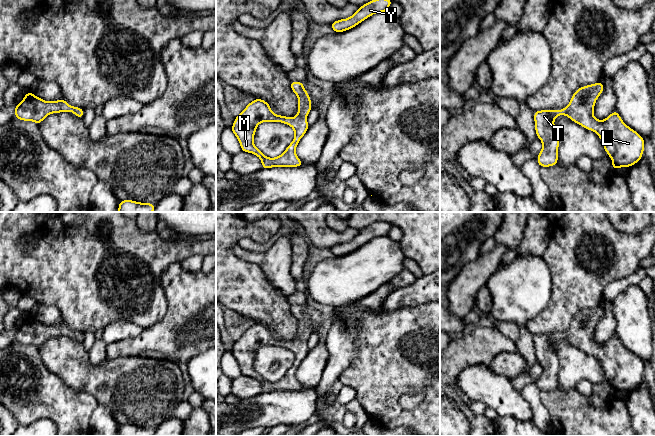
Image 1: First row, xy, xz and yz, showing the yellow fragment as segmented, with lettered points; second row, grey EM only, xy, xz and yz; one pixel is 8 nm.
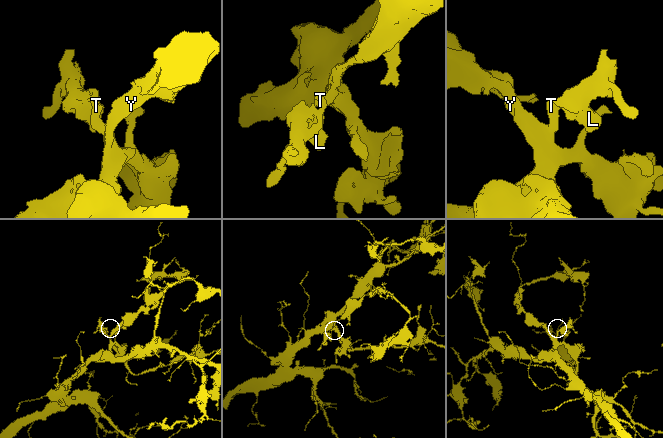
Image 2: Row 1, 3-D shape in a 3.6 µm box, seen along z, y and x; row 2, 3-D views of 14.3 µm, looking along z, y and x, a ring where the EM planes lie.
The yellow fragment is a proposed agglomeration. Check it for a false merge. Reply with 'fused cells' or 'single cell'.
single cell

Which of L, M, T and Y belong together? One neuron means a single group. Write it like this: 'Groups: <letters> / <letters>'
Groups: L M T Y

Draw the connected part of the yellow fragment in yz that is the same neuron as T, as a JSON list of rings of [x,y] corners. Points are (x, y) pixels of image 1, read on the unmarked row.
[[[601,305],[580,311],[565,332],[534,336],[536,360],[542,365],[542,374],[536,382],[540,391],[551,391],[558,387],[559,361],[554,344],[560,339],[566,339],[599,360],[605,376],[612,383],[613,393],[631,391],[641,384],[645,372],[644,362],[627,350],[617,335],[604,344],[594,341],[595,326],[603,313]]]

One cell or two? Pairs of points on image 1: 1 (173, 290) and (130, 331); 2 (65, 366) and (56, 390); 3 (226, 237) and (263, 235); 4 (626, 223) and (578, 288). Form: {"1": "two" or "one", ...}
{"1": "two", "2": "two", "3": "one", "4": "two"}

